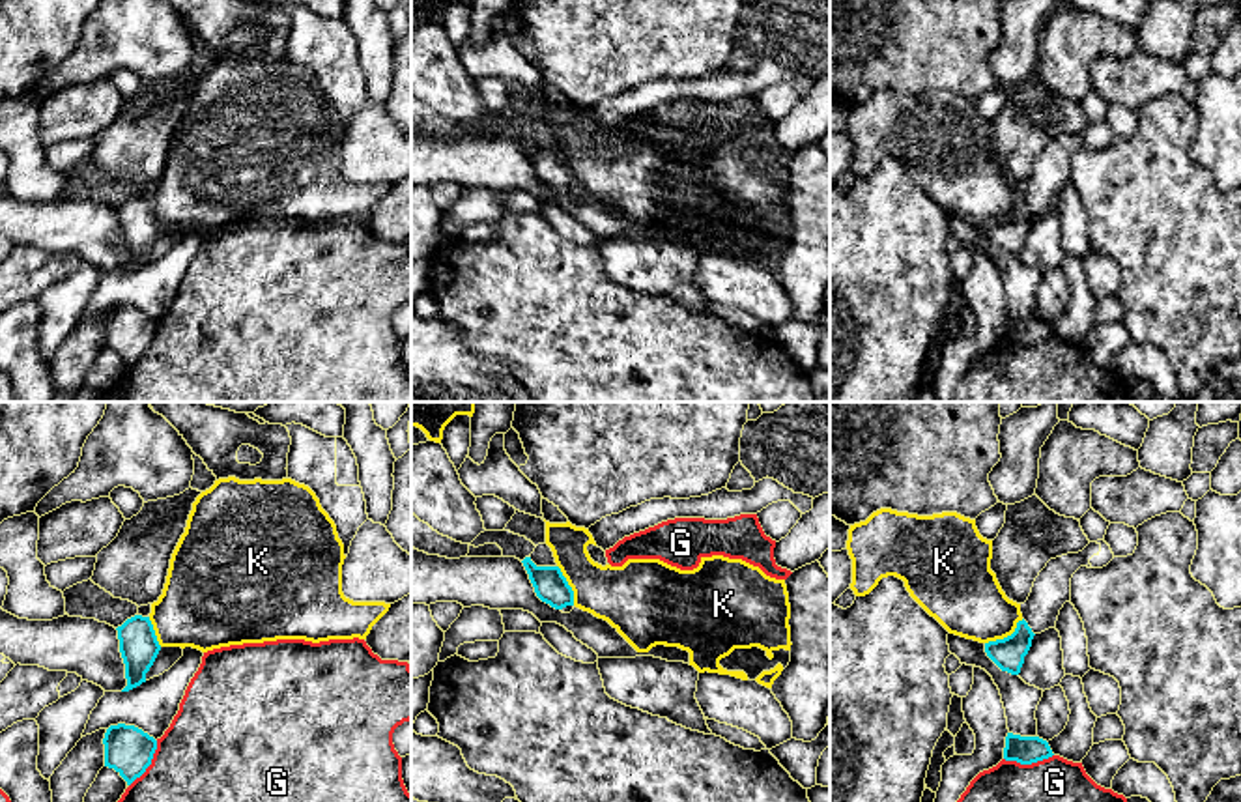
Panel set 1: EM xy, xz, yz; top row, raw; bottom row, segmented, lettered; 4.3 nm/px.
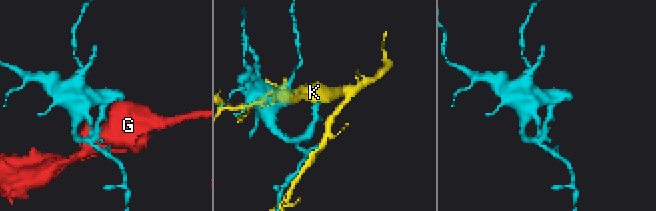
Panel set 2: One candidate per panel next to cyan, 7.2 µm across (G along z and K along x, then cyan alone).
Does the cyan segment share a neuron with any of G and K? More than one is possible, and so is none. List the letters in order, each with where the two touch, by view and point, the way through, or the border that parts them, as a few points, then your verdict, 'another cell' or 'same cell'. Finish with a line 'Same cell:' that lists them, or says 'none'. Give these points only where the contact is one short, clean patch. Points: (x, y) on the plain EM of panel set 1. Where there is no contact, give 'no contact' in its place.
G: contact yz (1028, 344); another cell
K: contact yz (1008, 217); another cell
Same cell: none

